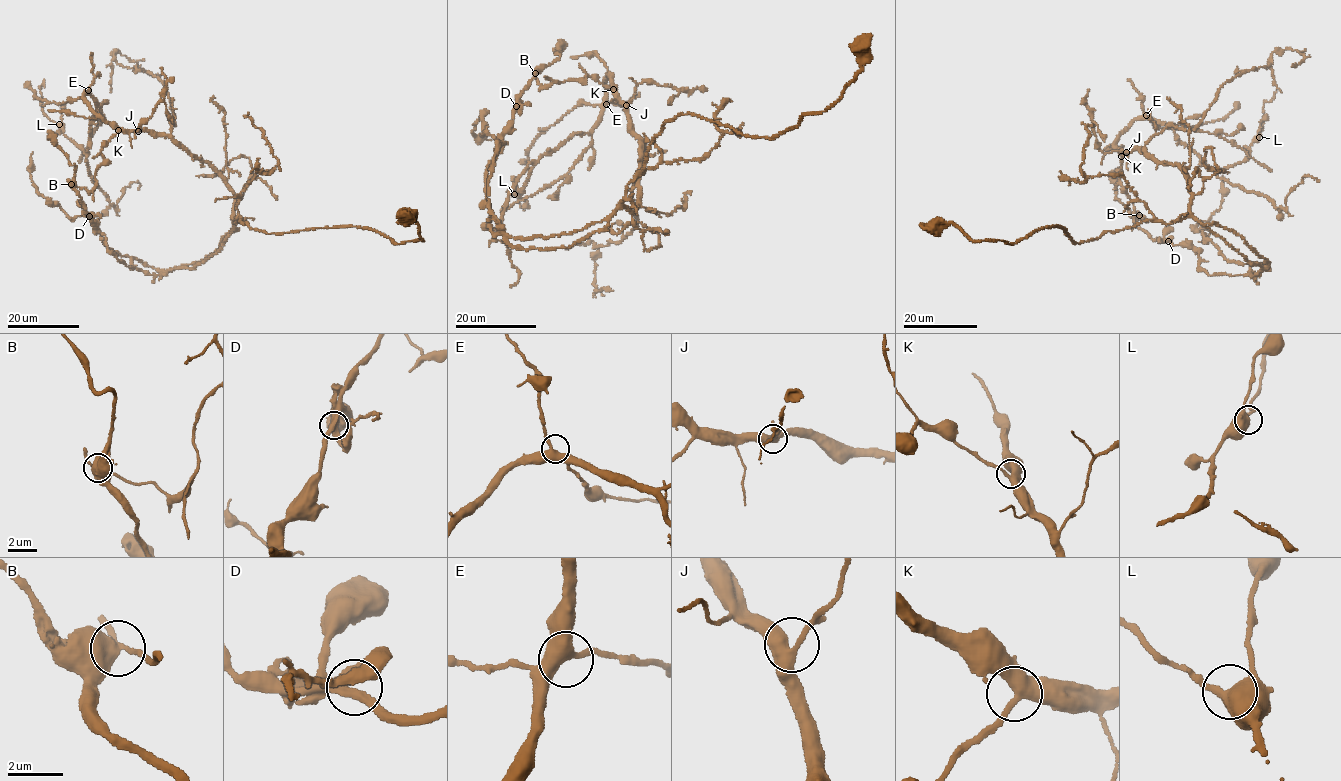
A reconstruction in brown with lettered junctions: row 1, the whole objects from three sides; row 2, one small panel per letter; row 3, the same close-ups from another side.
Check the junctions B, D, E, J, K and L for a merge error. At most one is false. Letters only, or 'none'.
none

